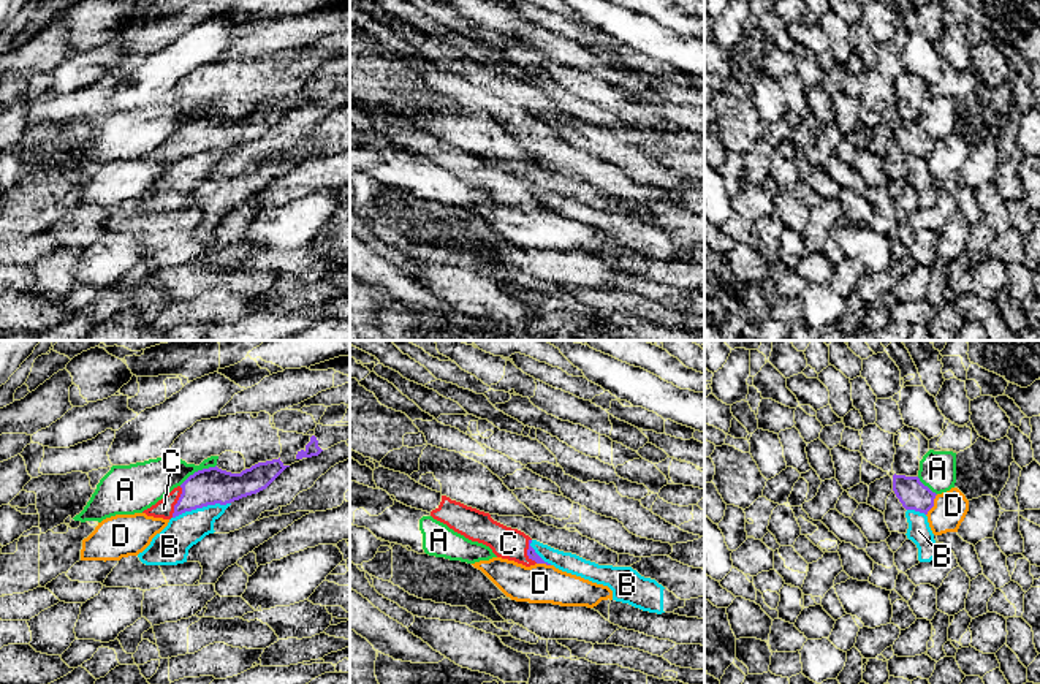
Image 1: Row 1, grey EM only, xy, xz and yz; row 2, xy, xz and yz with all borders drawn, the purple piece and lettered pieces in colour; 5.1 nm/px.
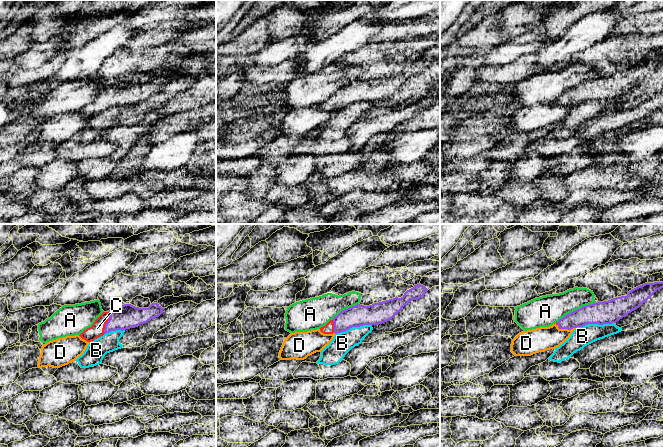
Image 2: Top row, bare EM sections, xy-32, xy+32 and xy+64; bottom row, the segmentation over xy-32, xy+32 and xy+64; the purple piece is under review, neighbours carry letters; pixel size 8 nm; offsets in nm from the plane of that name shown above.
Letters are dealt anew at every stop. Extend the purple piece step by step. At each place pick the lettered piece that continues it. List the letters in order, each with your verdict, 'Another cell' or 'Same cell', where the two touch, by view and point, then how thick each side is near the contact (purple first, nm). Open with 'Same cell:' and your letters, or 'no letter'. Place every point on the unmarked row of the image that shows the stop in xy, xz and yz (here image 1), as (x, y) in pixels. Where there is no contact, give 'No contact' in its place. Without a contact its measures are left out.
Same cell: C
A: Another cell. Touches purple at xy (198, 116). Thickness 190 nm (purple) against 200 nm
B: Another cell. Touches purple at xy (201, 152). Thickness 190 nm (purple) against 180 nm
C: Same cell. Touches purple at xy (178, 148). Thickness 190 nm (purple) against 100 nm
D: Another cell. Touches purple at yz (933, 151). Thickness 150 nm (purple) against 170 nm

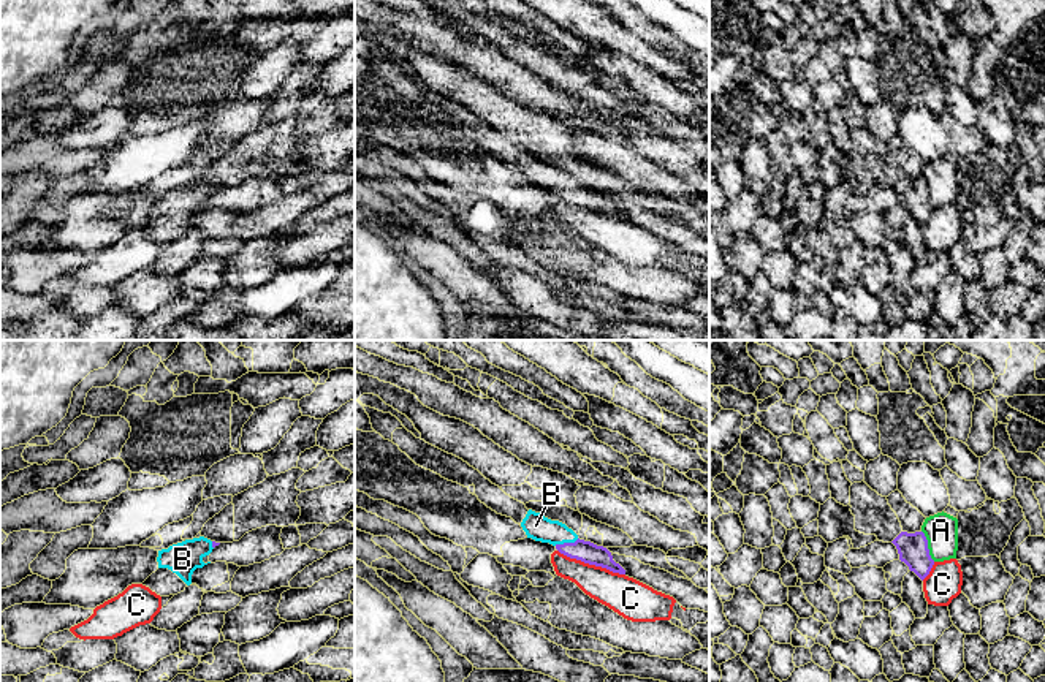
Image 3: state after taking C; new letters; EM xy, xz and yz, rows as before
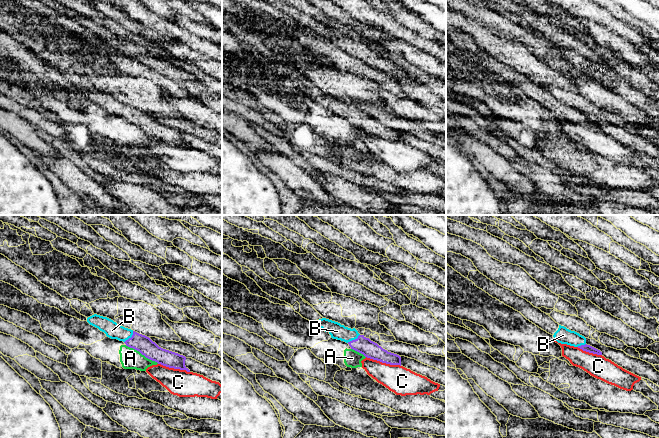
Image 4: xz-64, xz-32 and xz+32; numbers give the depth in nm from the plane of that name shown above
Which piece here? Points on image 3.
Same cell: B
A: Another cell. Touches purple at yz (927, 192). Thickness 160 nm (purple) against 170 nm
B: Same cell. Touches purple at xz (566, 189). Thickness 110 nm (purple) against 130 nm
C: Another cell. Touches purple at xz (591, 209). Thickness 110 nm (purple) against 200 nm

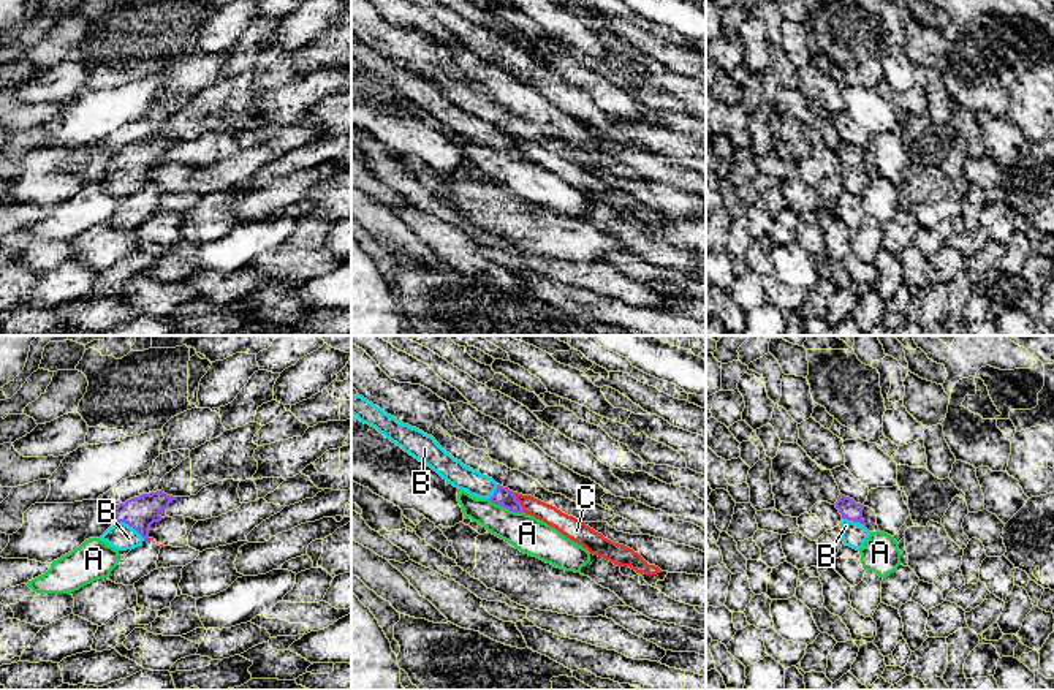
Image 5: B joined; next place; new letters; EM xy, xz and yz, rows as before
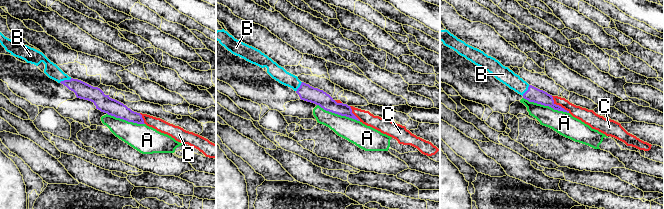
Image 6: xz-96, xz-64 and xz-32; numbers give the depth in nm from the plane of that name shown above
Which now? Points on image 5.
Same cell: B
A: Another cell. Touches purple at xz (505, 152). Thickness 90 nm (purple) against 190 nm
B: Same cell. Touches purple at xy (130, 171). Thickness 160 nm (purple) against 140 nm
C: Another cell. Touches purple at xz (515, 144). Thickness 90 nm (purple) against 90 nm

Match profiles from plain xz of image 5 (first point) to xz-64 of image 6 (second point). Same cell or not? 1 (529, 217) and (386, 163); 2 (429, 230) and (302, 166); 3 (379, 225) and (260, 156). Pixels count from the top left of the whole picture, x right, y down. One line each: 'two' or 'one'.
1: one
2: one
3: one

